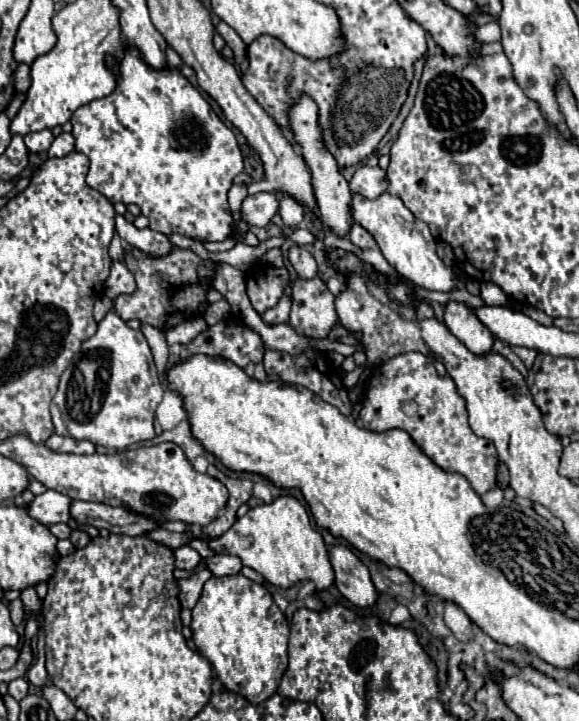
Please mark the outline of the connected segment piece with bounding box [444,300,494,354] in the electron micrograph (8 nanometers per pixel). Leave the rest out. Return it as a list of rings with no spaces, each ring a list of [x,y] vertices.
[[[450,300],[444,306],[444,324],[448,330],[474,354],[484,354],[492,350],[492,332],[482,326],[482,322],[472,314],[472,308],[464,302]]]

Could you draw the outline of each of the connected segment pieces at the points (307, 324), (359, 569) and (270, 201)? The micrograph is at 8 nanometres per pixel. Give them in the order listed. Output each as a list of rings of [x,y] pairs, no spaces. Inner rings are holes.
[[[320,278],[296,280],[292,286],[292,310],[288,326],[308,340],[322,340],[336,324],[334,296]]]
[[[336,544],[330,548],[330,562],[334,568],[334,584],[344,598],[348,598],[354,606],[366,608],[376,602],[376,588],[370,580],[368,568],[360,564],[354,552],[344,546]]]
[[[270,192],[252,194],[242,204],[244,220],[250,226],[266,226],[278,214],[278,208],[280,208],[278,196],[270,194]]]

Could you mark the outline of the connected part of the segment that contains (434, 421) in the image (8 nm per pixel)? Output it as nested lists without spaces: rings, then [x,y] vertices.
[[[408,352],[386,360],[376,366],[370,376],[360,420],[366,430],[386,432],[400,428],[410,434],[414,444],[442,470],[462,474],[476,494],[486,494],[496,488],[498,452],[494,444],[472,432],[464,398],[456,392],[452,378],[440,378],[434,360],[420,354]]]

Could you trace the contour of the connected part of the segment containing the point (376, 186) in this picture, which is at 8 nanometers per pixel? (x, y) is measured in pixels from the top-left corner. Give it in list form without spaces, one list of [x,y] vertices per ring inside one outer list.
[[[360,166],[350,180],[350,190],[374,200],[388,190],[386,172],[380,166]]]

